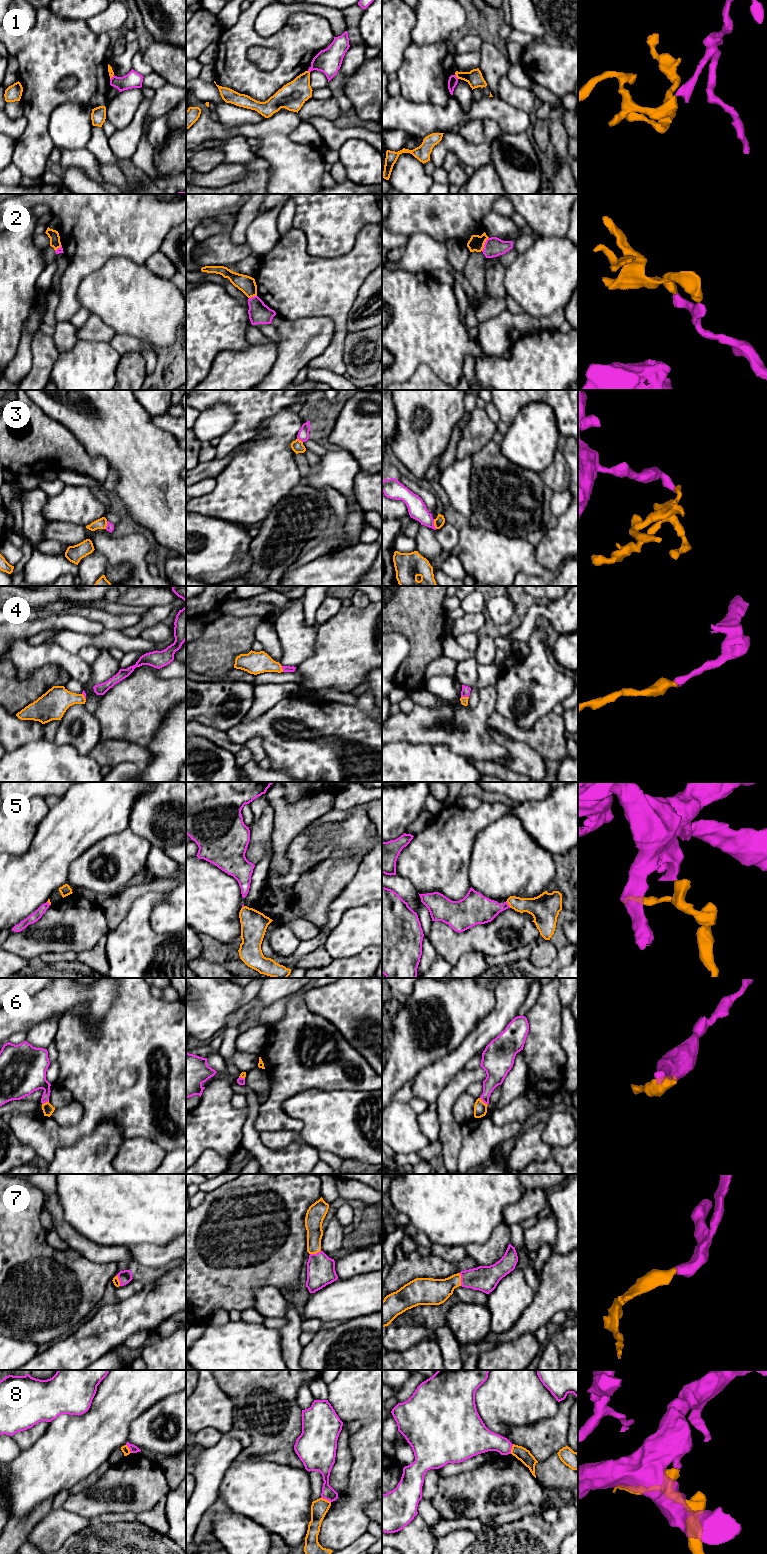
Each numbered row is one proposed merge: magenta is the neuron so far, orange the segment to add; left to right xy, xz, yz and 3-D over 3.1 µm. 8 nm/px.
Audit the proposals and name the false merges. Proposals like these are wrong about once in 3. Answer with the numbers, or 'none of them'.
1, 2, 3, 5, 8

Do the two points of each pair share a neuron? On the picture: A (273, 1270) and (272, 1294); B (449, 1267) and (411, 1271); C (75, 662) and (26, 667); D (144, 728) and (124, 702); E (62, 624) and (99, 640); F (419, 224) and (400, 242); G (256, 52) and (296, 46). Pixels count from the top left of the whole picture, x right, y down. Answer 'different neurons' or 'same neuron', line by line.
A: different neurons
B: same neuron
C: same neuron
D: same neuron
E: different neurons
F: different neurons
G: different neurons

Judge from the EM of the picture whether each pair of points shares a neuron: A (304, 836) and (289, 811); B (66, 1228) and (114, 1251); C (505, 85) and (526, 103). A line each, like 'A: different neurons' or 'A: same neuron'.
A: different neurons
B: same neuron
C: same neuron

